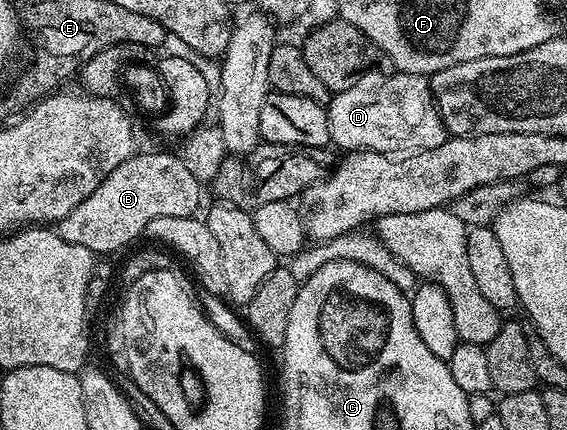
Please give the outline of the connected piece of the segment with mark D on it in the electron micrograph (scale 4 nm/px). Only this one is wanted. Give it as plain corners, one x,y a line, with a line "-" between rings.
391,72
386,78
379,73
362,74
353,88
338,91
326,103
330,145
343,152
372,150
406,156
416,150
437,148
447,141
449,135
431,94
430,81
422,74

